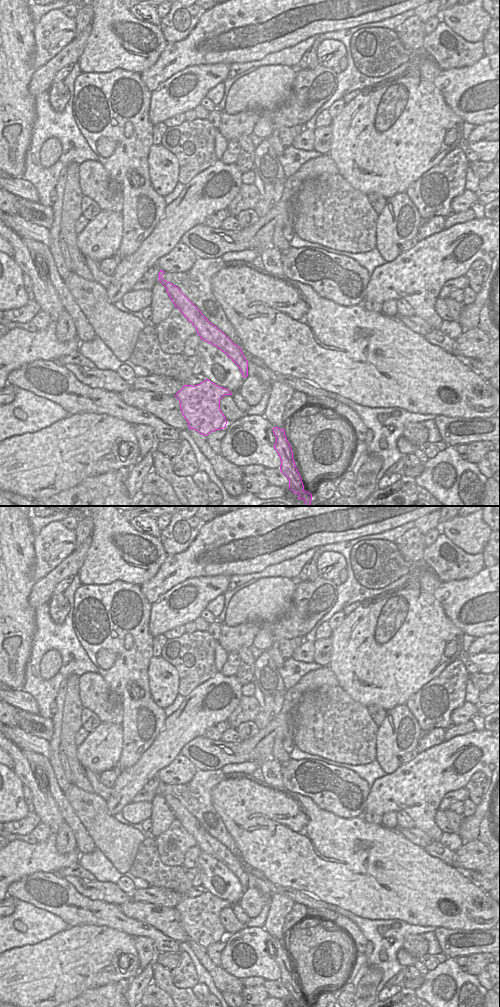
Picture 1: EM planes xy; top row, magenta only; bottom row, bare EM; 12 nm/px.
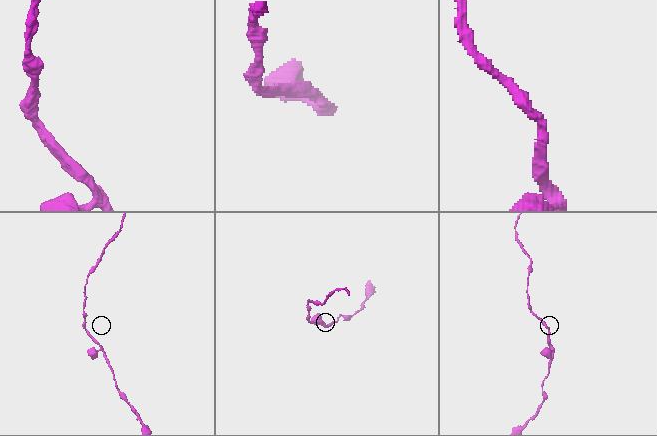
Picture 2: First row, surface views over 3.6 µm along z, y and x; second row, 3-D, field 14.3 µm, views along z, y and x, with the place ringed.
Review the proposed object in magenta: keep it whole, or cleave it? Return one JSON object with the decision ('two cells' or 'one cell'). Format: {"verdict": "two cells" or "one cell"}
{"verdict": "one cell"}

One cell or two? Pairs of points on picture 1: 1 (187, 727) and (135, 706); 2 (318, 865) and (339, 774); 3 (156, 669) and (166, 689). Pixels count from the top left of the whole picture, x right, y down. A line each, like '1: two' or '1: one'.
1: two
2: two
3: one

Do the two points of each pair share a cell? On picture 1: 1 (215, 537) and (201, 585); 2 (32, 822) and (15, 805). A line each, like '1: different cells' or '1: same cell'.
1: different cells
2: different cells

